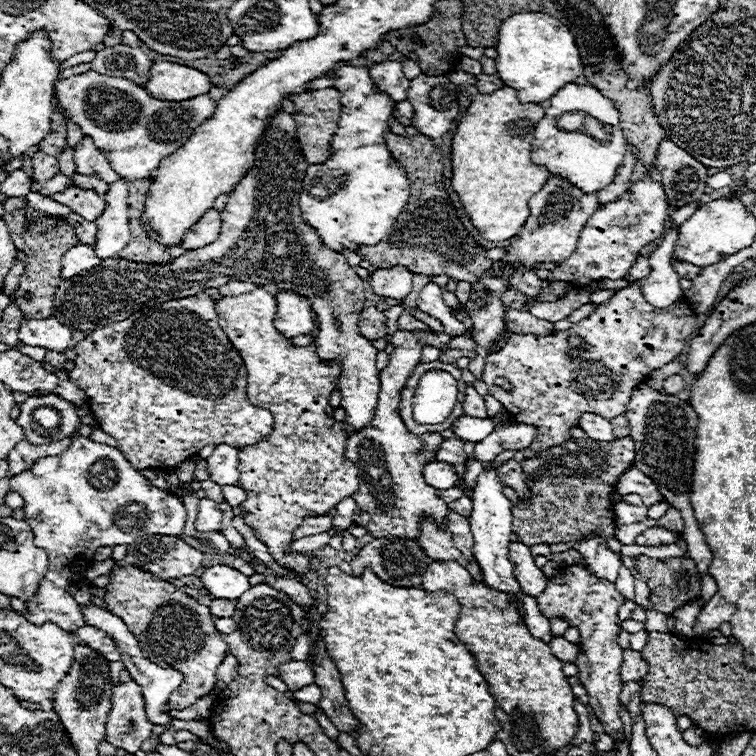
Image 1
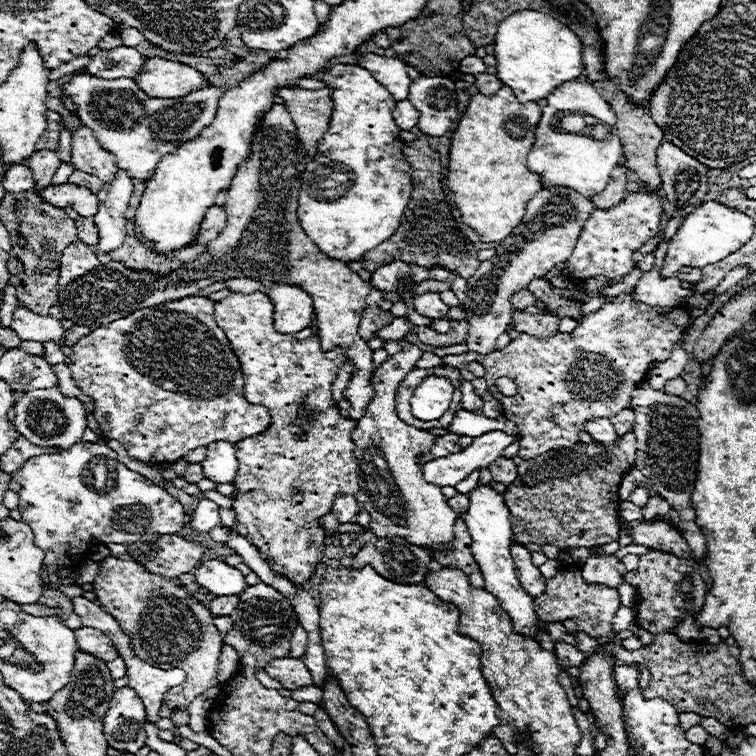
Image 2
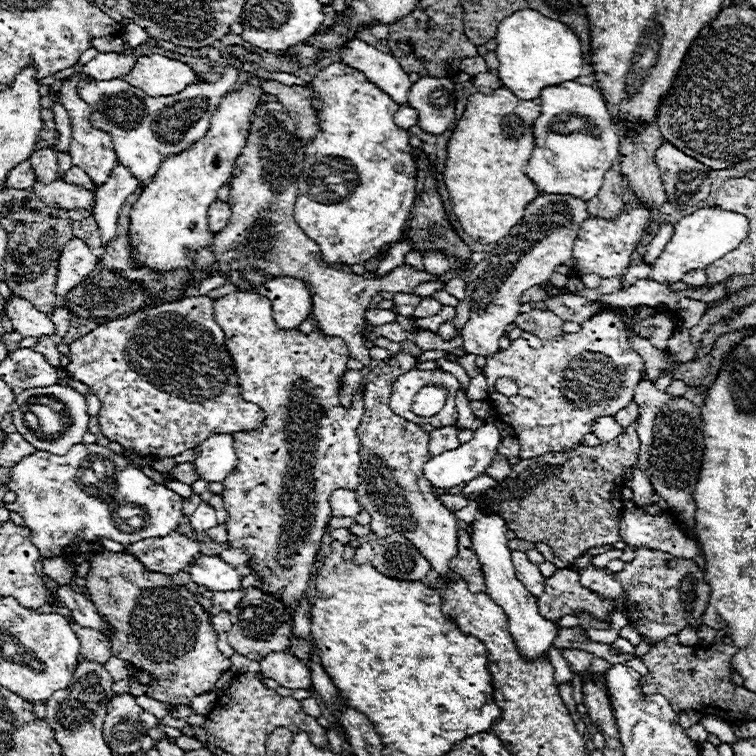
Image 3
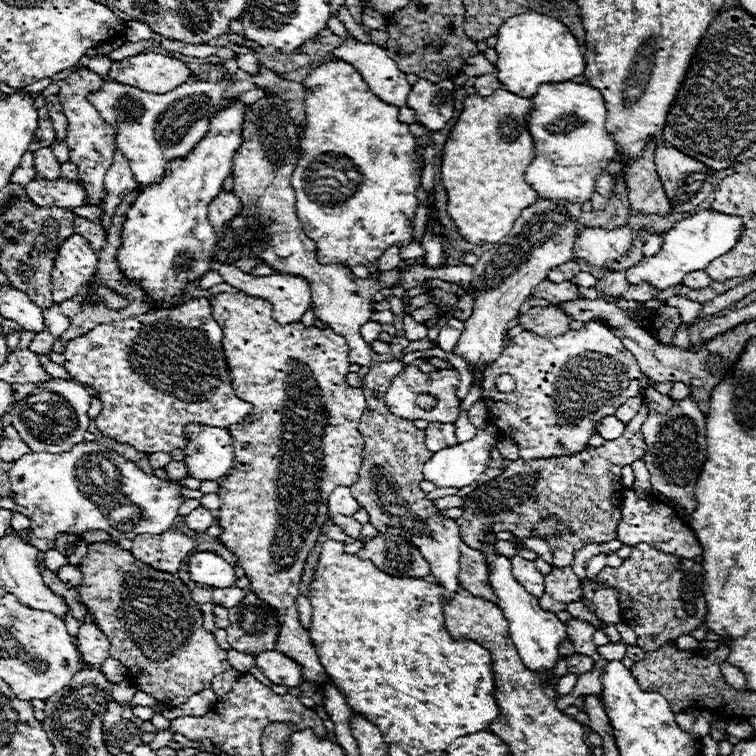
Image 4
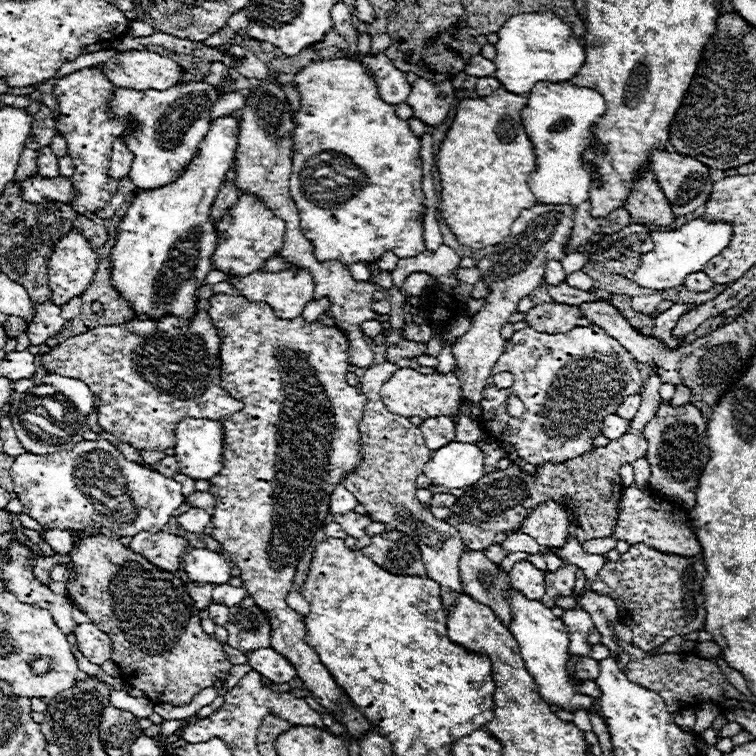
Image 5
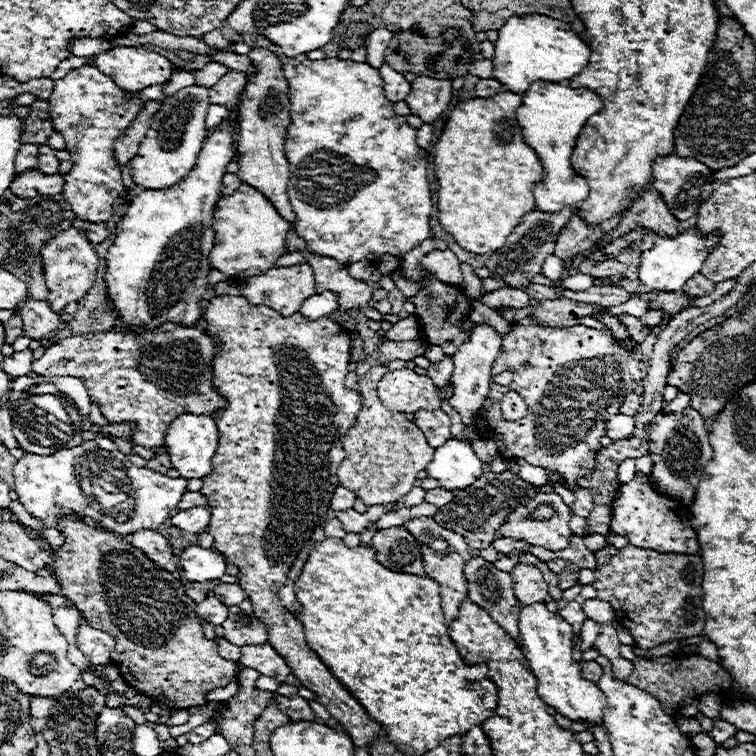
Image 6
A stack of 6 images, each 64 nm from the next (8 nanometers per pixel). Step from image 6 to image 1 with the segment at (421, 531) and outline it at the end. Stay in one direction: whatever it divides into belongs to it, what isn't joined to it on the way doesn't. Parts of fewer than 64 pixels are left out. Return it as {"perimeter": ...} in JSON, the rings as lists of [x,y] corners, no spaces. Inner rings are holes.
{"perimeter":[[[396,330],[392,334],[394,352],[390,354],[388,366],[380,372],[380,394],[378,406],[374,412],[374,420],[368,428],[352,434],[346,442],[346,458],[356,464],[360,486],[358,492],[352,494],[358,508],[372,516],[368,530],[372,536],[412,536],[418,538],[418,518],[422,514],[432,516],[442,522],[448,514],[446,504],[436,496],[436,490],[428,488],[422,478],[424,464],[436,460],[436,450],[444,442],[444,438],[436,434],[416,436],[406,430],[400,420],[398,404],[400,392],[412,374],[414,366],[422,358],[422,344],[410,330]]]}

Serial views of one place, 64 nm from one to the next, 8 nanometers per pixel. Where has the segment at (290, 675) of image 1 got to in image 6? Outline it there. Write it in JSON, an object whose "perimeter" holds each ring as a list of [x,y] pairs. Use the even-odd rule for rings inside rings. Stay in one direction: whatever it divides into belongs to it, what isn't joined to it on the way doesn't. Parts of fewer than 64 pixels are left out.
{"perimeter":[[[270,644],[242,646],[240,664],[248,666],[248,668],[254,668],[262,676],[270,676],[270,678],[274,678],[278,682],[284,682],[292,674],[286,660]]]}

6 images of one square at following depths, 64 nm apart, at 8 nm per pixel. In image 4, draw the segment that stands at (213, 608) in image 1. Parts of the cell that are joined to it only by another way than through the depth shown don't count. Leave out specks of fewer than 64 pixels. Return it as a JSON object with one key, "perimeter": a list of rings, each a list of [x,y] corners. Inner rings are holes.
{"perimeter":[[[216,588],[216,590],[214,590],[212,604],[230,610],[230,608],[234,608],[236,604],[240,604],[244,596],[246,596],[246,592],[244,592],[242,588]]]}

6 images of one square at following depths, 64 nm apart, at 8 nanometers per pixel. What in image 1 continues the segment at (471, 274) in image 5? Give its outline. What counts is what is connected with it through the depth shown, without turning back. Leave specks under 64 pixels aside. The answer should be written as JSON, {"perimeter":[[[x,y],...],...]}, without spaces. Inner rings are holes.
{"perimeter":[[[278,112],[258,142],[254,168],[228,194],[230,200],[222,210],[222,228],[216,242],[186,252],[170,264],[144,264],[126,258],[102,260],[96,268],[60,282],[52,298],[52,316],[68,328],[94,332],[96,328],[120,322],[142,308],[200,294],[206,288],[218,288],[232,280],[258,286],[274,284],[278,290],[292,290],[306,296],[312,304],[312,312],[318,314],[316,328],[320,332],[314,338],[318,356],[324,362],[340,360],[342,364],[336,386],[342,398],[340,406],[346,412],[344,432],[350,436],[352,432],[366,428],[374,418],[380,388],[376,370],[378,350],[358,328],[360,312],[364,308],[364,282],[356,276],[346,258],[326,248],[316,230],[304,222],[298,208],[298,196],[306,166],[296,138],[294,118],[286,112]]]}

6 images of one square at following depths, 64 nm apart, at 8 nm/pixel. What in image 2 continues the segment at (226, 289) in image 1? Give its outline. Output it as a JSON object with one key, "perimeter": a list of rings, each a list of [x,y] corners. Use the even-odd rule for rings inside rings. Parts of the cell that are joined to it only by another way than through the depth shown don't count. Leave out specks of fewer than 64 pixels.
{"perimeter":[[[236,278],[236,280],[228,280],[226,282],[226,288],[230,292],[242,292],[242,294],[248,294],[248,292],[256,292],[256,290],[262,290],[262,282],[258,280],[248,280],[248,278]]]}

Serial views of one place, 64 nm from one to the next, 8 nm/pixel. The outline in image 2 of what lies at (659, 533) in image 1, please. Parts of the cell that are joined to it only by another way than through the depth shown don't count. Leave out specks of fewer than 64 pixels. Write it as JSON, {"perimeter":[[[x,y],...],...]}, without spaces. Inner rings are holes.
{"perimeter":[[[638,520],[628,524],[632,530],[632,544],[642,544],[656,550],[668,550],[674,556],[690,556],[690,548],[686,540],[680,536],[676,528],[662,520]]]}

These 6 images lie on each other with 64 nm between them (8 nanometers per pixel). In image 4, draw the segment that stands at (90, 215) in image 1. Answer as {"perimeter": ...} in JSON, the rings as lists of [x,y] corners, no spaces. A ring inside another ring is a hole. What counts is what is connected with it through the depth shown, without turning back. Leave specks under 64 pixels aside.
{"perimeter":[[[64,178],[60,180],[32,180],[26,188],[28,198],[34,204],[44,204],[44,206],[58,206],[58,208],[76,208],[84,206],[86,192],[80,188],[76,182],[68,182]]]}

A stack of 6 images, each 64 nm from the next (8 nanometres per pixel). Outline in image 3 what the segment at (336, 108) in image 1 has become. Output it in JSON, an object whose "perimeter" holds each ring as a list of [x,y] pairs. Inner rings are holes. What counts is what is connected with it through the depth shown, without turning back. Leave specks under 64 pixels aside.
{"perimeter":[[[264,80],[262,88],[264,92],[274,94],[280,104],[284,104],[296,124],[296,136],[302,140],[302,144],[310,144],[320,128],[320,120],[312,104],[314,90],[302,86],[286,86],[276,80]]]}

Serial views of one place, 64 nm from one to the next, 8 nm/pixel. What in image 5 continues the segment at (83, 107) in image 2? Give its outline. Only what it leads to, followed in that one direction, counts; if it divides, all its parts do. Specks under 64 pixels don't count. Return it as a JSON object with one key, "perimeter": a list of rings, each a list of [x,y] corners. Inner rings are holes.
{"perimeter":[[[194,82],[194,106],[176,106],[172,90],[120,90],[116,86],[108,110],[114,116],[130,116],[128,128],[132,128],[132,132],[130,138],[124,140],[134,154],[130,180],[142,190],[160,188],[176,180],[204,140],[210,128],[210,108],[216,102],[218,90],[206,82]]]}

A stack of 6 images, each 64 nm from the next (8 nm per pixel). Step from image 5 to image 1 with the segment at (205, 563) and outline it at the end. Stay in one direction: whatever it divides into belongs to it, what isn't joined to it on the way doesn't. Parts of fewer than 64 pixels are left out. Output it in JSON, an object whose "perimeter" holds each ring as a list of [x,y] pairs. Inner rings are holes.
{"perimeter":[[[224,564],[206,568],[200,580],[214,598],[224,598],[224,600],[238,600],[250,588],[248,576]]]}

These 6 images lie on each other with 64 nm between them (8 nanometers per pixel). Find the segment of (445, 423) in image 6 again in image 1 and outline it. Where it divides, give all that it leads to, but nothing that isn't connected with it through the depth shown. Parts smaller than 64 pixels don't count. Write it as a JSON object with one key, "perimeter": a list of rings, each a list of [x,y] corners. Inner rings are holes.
{"perimeter":[[[448,438],[448,440],[444,440],[444,444],[440,444],[440,448],[436,452],[436,460],[454,466],[454,470],[458,474],[456,486],[460,490],[464,490],[462,486],[464,486],[464,474],[466,474],[466,456],[464,456],[462,446],[464,446],[464,442],[460,438]]]}

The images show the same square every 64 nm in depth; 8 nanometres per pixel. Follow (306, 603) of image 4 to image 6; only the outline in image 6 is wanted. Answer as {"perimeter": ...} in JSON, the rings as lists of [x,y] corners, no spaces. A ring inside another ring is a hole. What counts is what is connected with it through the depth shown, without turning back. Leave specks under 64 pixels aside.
{"perimeter":[[[286,586],[286,588],[280,590],[280,600],[282,600],[282,604],[284,604],[286,608],[290,608],[292,612],[300,610],[300,602],[296,600],[296,596],[294,596],[294,588],[292,588],[292,586]]]}

